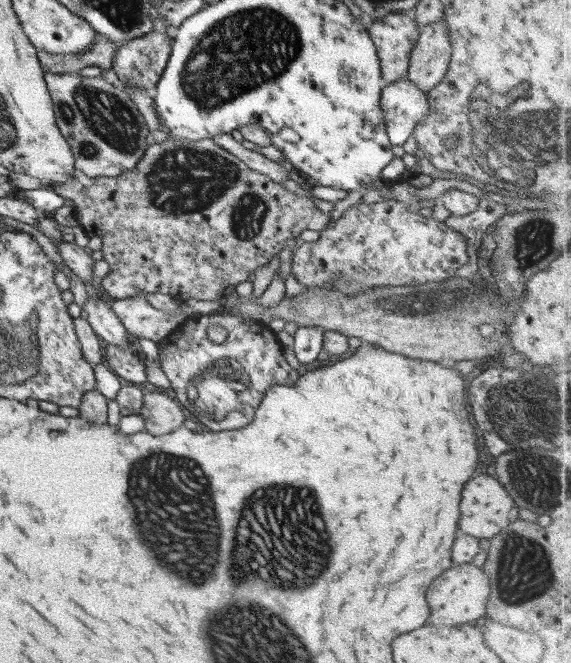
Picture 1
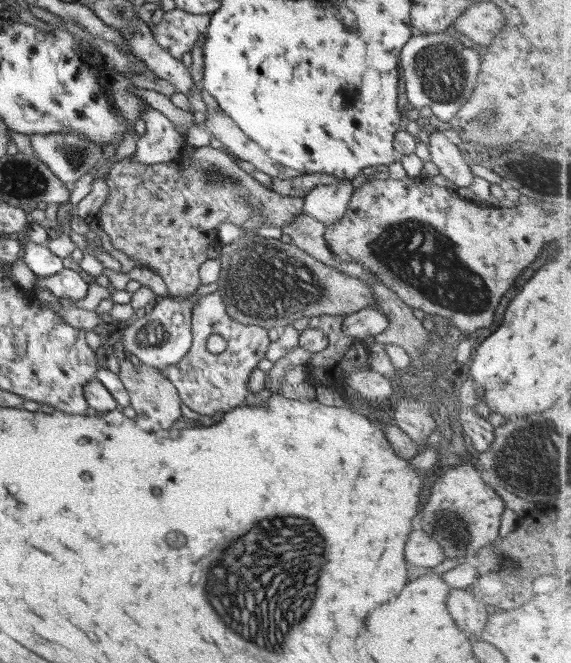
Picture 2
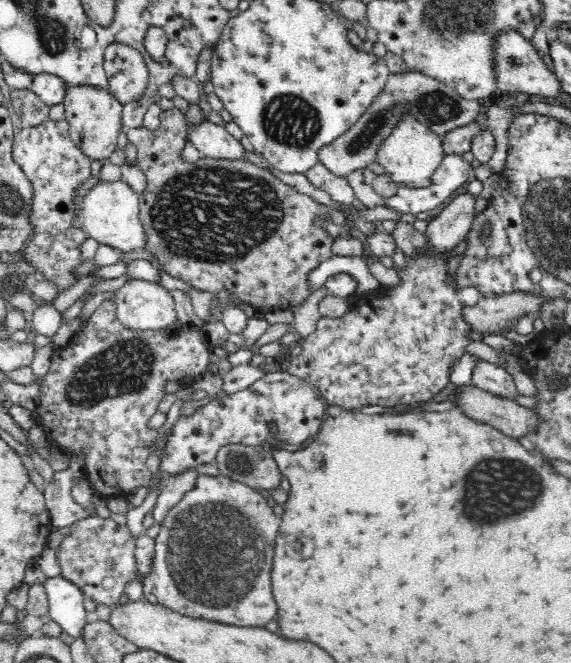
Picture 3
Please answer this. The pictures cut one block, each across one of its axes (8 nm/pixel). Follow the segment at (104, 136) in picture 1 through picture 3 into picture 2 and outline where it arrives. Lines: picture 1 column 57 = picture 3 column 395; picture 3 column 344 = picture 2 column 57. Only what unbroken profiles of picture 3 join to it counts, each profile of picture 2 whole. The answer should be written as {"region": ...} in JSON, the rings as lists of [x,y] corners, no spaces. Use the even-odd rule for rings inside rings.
{"region":[[[70,133],[33,134],[33,154],[68,188],[76,188],[76,180],[101,164],[104,146]]]}

